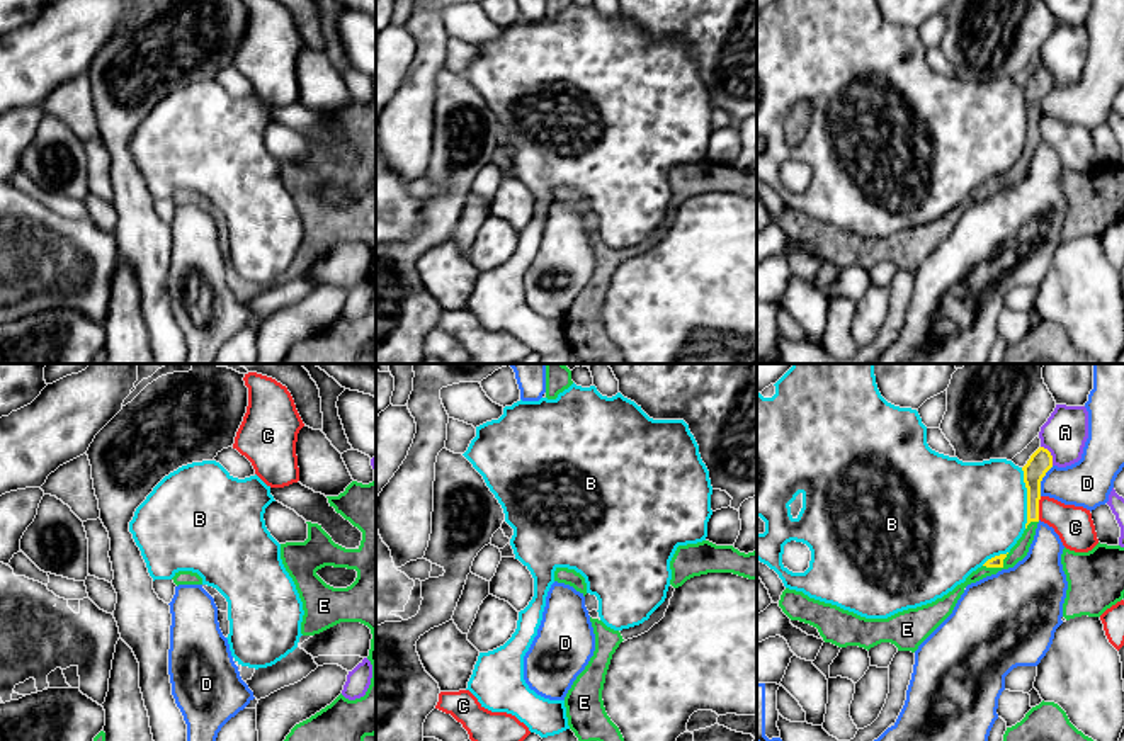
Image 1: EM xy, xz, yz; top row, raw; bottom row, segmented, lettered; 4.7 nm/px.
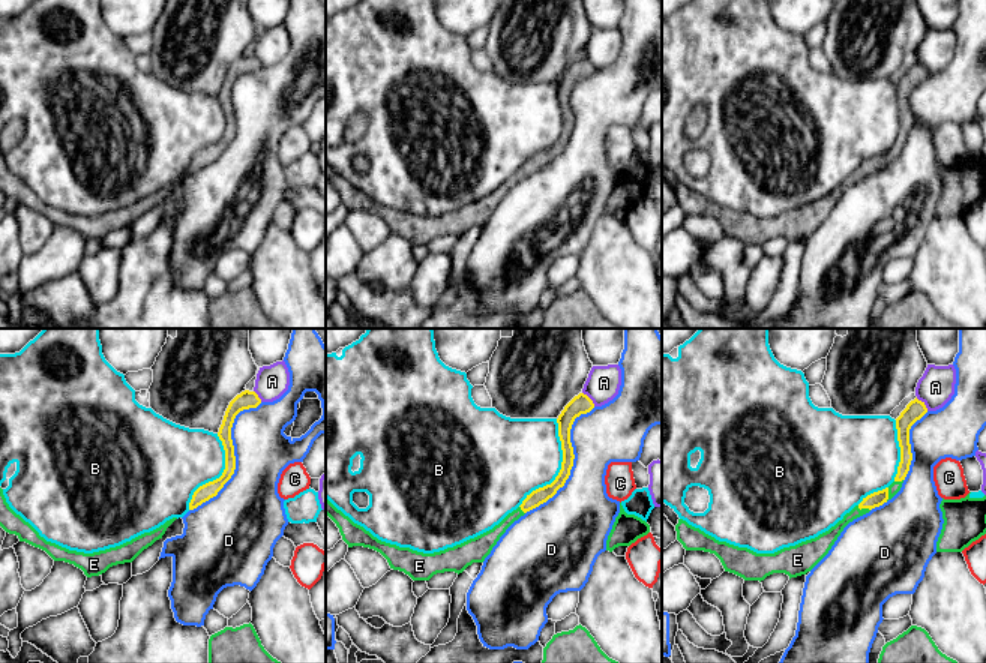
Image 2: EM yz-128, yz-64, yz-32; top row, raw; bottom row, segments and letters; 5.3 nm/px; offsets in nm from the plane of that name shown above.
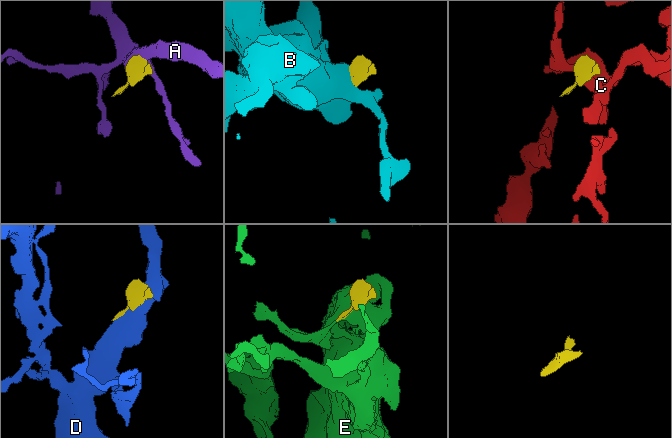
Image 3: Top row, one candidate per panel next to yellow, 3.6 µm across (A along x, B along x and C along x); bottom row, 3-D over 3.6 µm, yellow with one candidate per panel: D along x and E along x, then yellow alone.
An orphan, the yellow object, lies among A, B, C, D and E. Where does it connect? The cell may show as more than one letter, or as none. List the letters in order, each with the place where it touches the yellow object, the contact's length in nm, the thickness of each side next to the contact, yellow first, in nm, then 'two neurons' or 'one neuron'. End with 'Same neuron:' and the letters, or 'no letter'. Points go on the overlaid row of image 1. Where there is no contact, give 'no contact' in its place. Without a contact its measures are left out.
A: yz (1050, 454) | 110 nm | 110/200 nm | two neurons
B: yz (1027, 498) | 280 nm | 110/460 nm | two neurons
C: yz (1038, 509) | 110 nm | 110/180 nm | two neurons
D: yz (1041, 480) | 160 nm | 110/220 nm | two neurons
E: yz (999, 566) | 140 nm | 60/80 nm | one neuron
Same neuron: E

